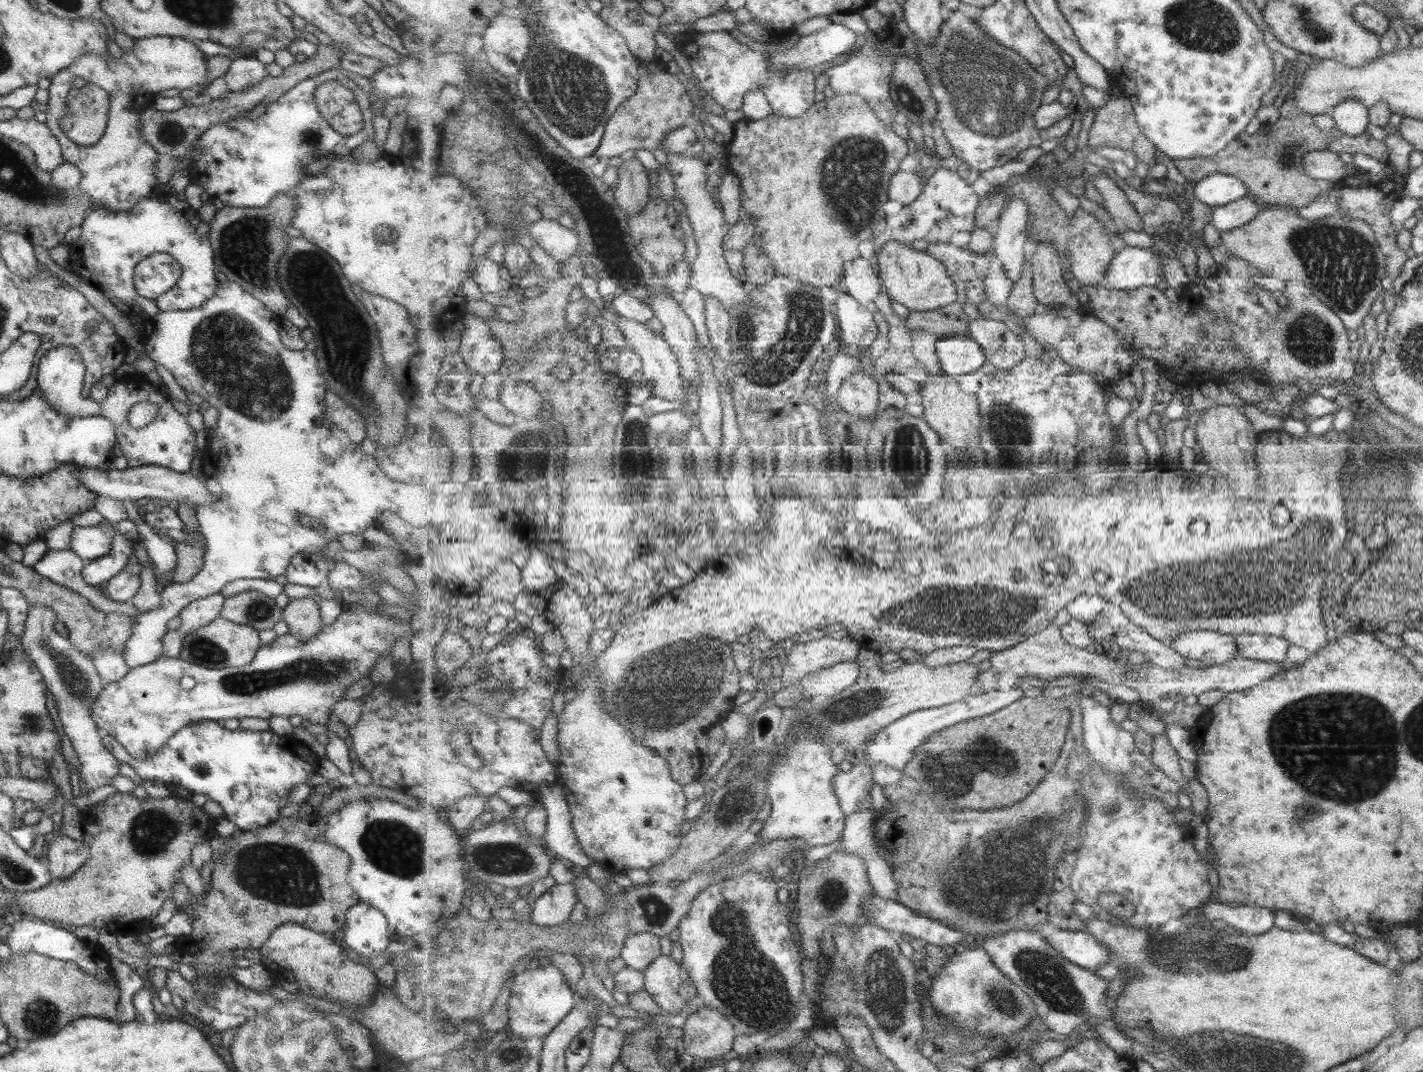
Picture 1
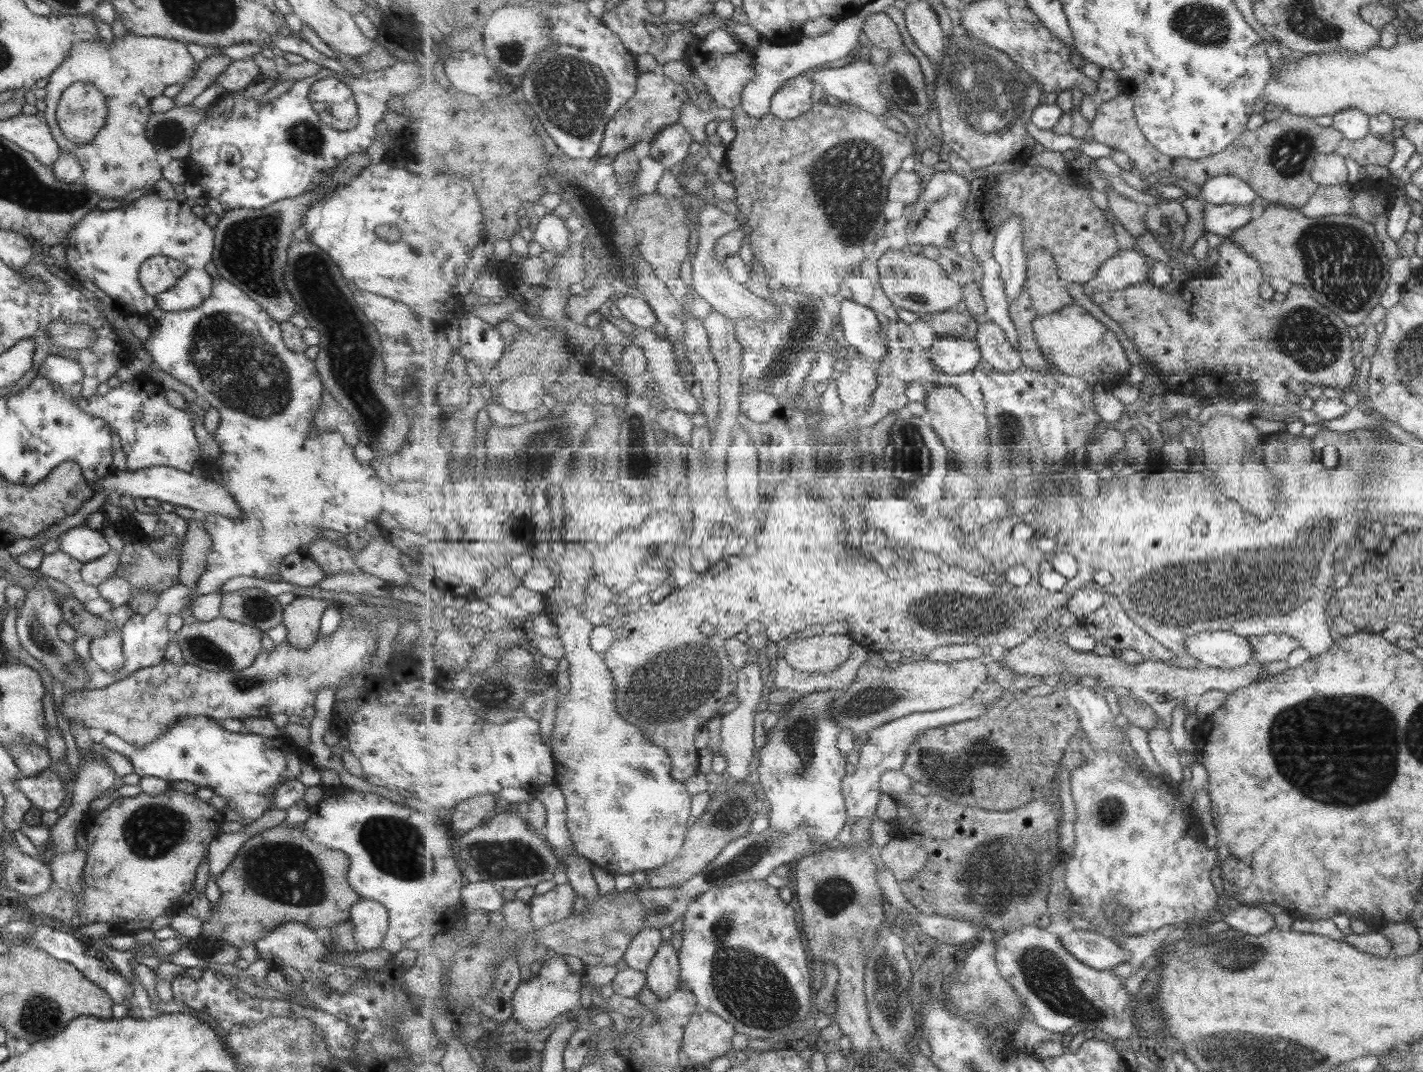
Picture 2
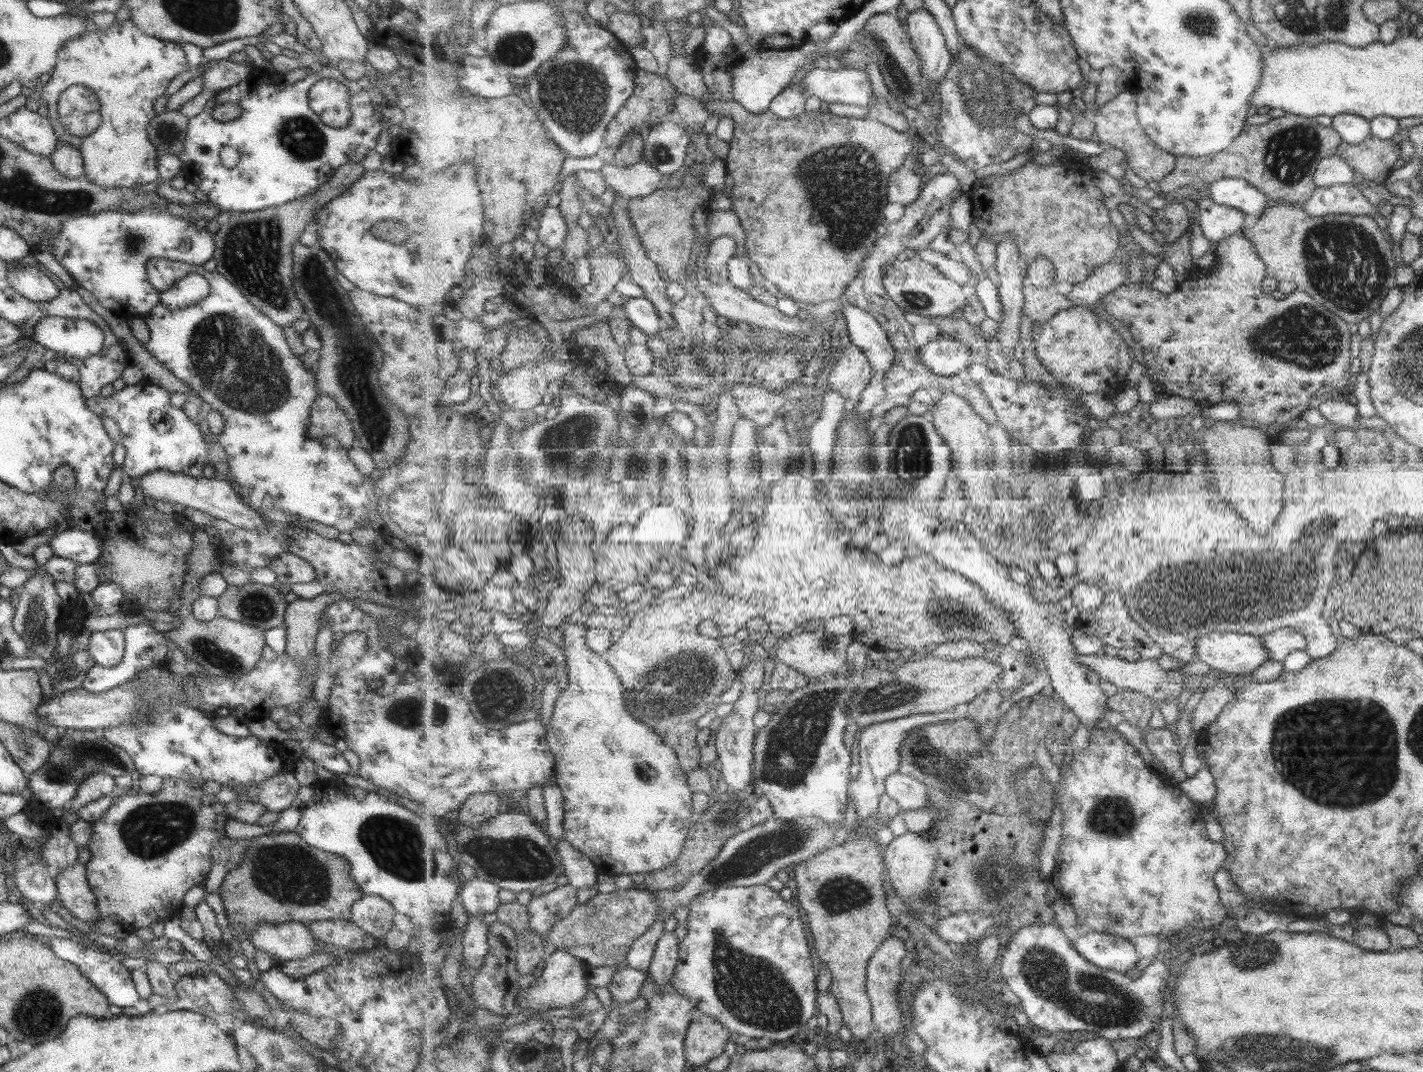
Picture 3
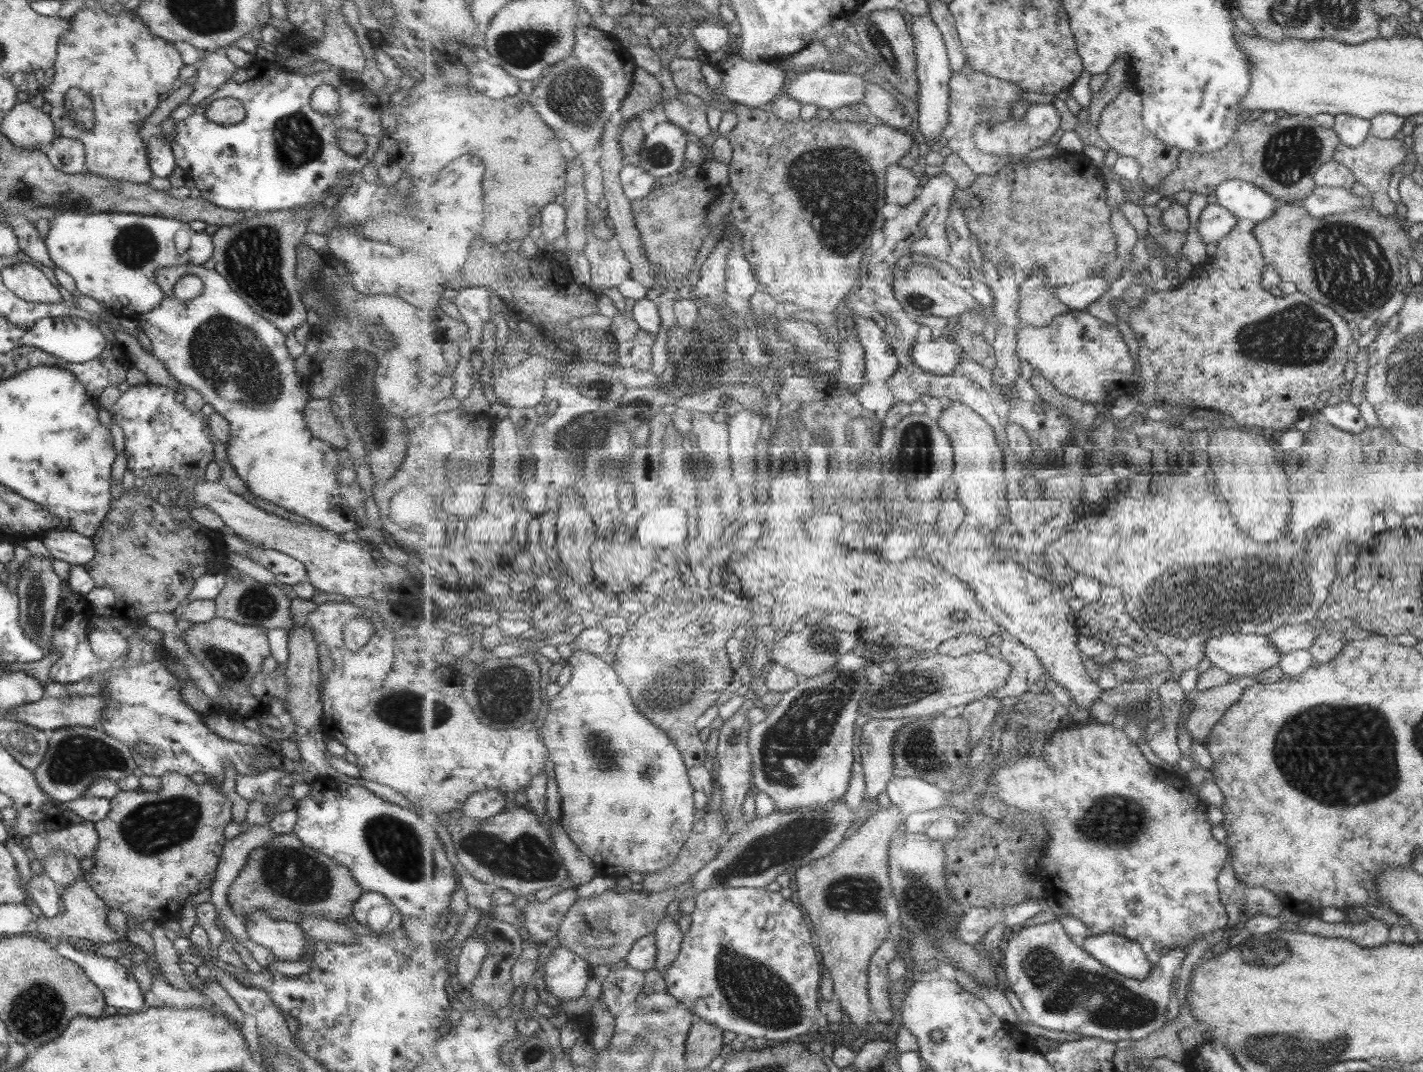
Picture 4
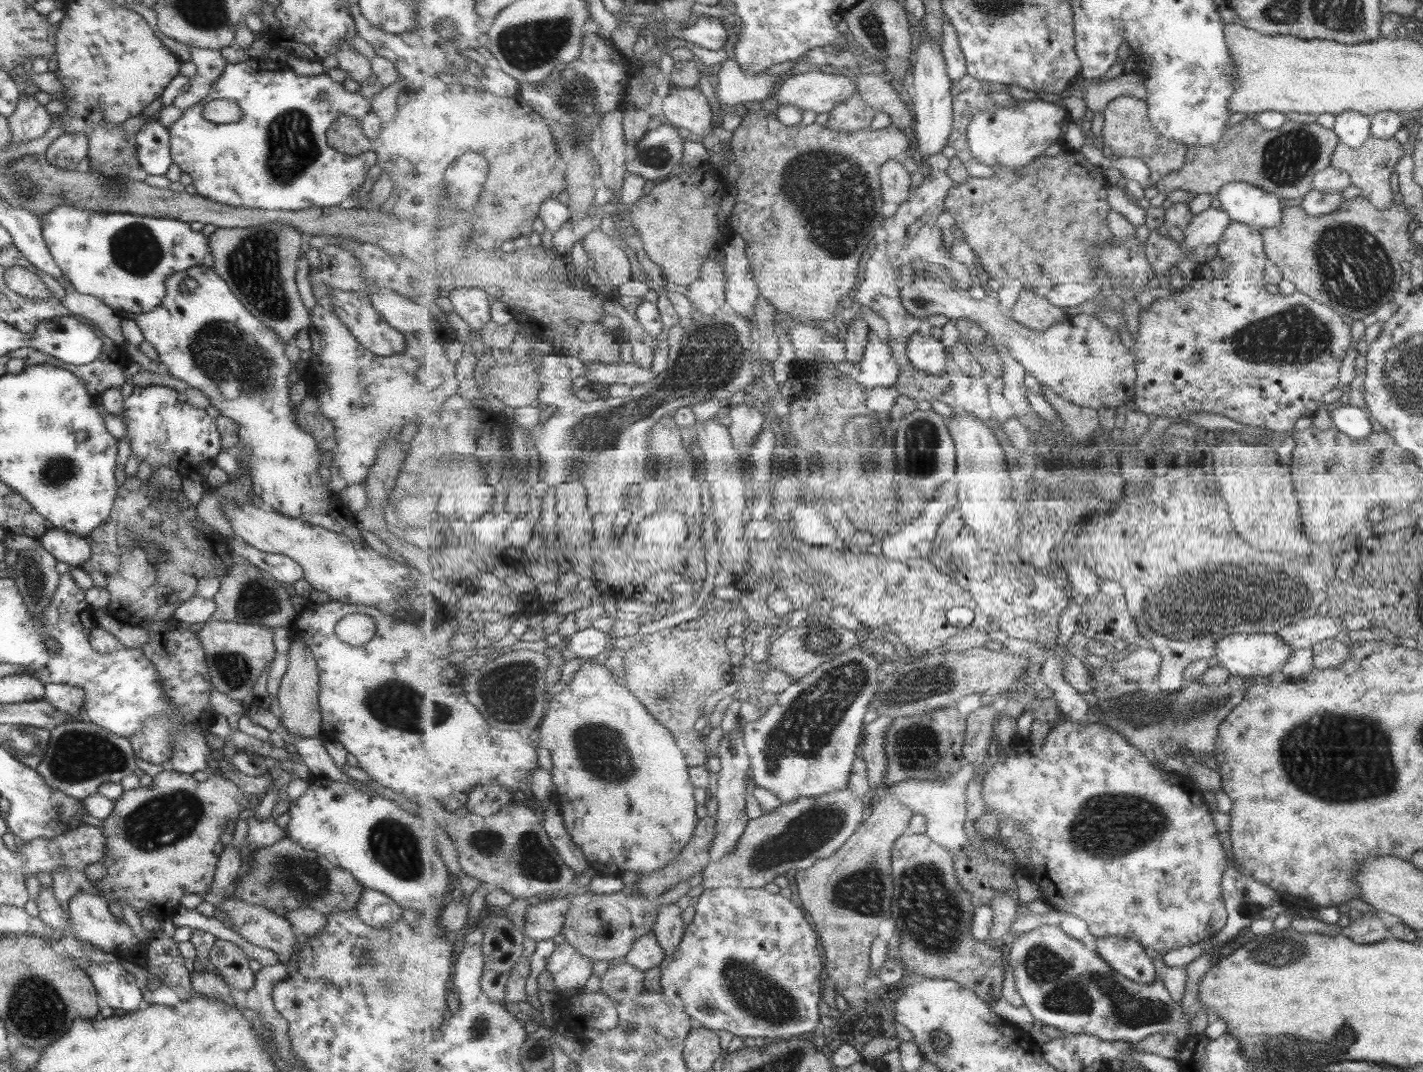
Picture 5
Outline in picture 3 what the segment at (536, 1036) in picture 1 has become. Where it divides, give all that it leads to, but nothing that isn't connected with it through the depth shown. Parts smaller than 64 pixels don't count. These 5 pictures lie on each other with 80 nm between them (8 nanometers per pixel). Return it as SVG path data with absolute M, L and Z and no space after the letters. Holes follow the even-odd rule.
M556 949L546 957L544 972L529 988L521 989L518 998L521 1009L531 1011L531 1016L540 1017L541 1013L555 1008L573 1008L583 1002L583 998L589 994L588 966L585 961Z

